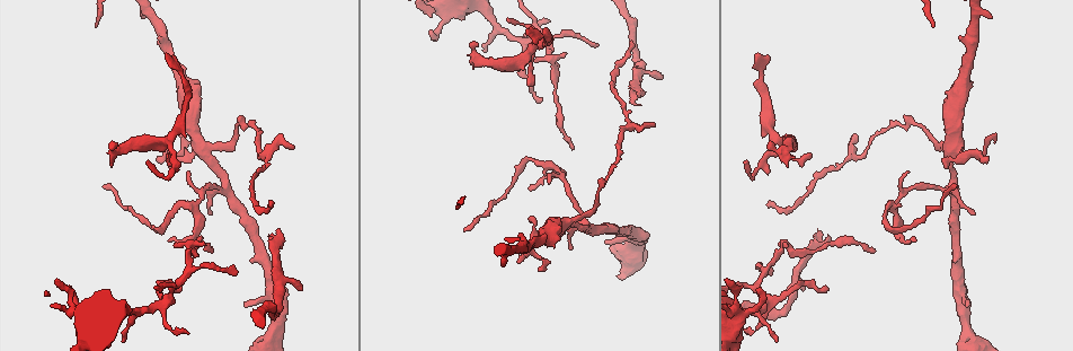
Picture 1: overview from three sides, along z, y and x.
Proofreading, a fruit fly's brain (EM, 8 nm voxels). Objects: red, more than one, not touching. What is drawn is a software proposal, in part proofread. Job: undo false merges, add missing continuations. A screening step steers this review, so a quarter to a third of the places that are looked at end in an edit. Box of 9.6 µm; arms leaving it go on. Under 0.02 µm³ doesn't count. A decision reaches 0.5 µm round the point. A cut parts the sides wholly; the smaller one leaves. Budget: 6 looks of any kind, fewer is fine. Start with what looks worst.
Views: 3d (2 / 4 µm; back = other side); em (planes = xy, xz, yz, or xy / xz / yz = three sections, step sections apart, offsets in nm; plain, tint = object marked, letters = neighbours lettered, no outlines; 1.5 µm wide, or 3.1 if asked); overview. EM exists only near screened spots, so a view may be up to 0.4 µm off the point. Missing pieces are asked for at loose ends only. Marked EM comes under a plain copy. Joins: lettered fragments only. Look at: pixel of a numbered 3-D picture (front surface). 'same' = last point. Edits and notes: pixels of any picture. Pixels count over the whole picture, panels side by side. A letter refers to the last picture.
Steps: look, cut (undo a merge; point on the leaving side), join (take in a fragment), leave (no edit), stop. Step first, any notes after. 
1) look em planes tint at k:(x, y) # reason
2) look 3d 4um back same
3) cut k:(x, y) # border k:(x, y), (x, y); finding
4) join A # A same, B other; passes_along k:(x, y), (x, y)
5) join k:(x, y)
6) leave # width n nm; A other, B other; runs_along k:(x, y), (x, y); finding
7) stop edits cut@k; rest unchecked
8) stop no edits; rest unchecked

look em yz step 8 letters at 1:(654, 124) # branch stops here

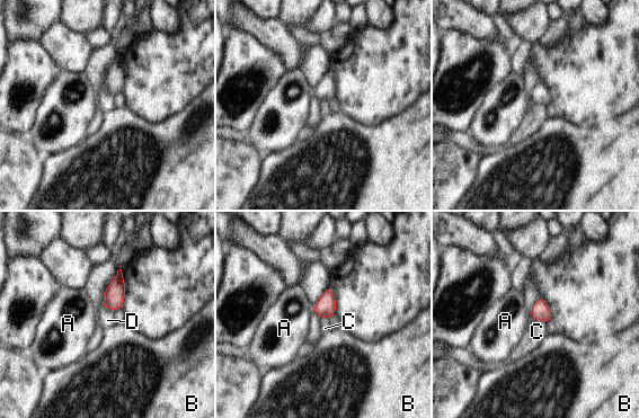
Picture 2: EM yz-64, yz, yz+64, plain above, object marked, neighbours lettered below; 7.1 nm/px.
leave # A other, B other, C other, D other; none of them fits

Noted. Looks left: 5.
look 3d 2um back at 1:(210, 215) # branch stops here

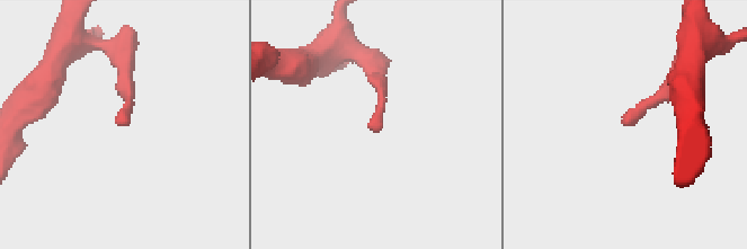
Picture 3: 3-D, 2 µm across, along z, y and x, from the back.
look em xy step 4 tint at 3:(623, 121) # shape alone is not enough

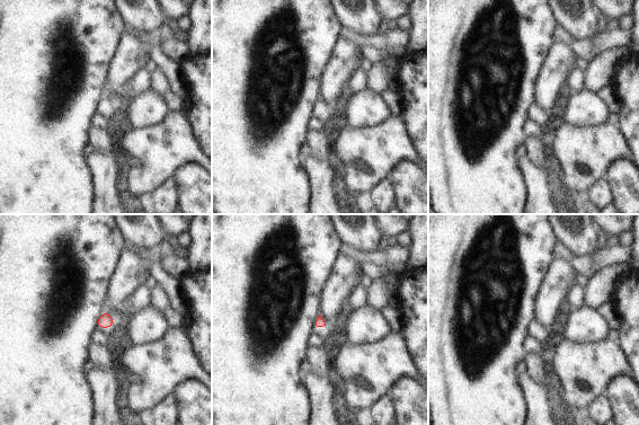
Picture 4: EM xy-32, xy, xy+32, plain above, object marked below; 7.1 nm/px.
look em planes letters same # another direction

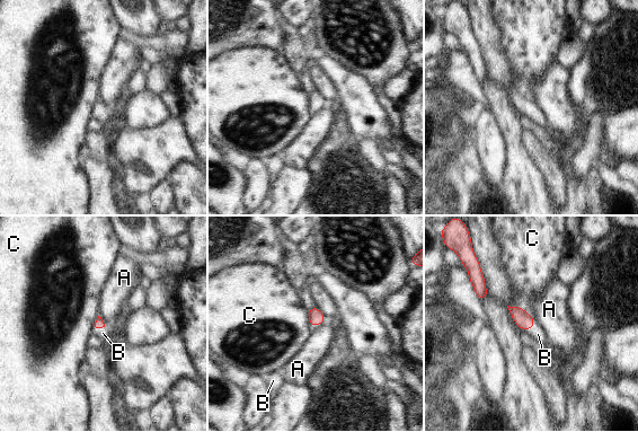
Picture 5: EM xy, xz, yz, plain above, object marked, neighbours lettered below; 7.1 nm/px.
join B # longest_contact C 120 nm; A other, B same, C other; the cell continues

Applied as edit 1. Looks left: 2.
stop edits join@5; rest unchecked

